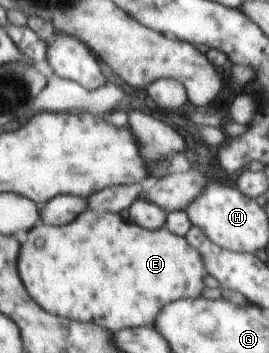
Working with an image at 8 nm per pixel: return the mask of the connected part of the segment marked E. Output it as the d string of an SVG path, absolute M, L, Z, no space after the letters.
M83 211L83 213L79 213L69 225L63 225L63 227L35 225L33 229L27 231L25 241L20 245L16 269L19 271L20 279L29 297L31 297L41 309L52 314L55 313L55 315L59 317L65 315L65 317L69 317L69 319L73 321L75 321L75 319L79 319L79 321L91 321L91 323L95 323L95 325L101 325L101 327L107 329L107 331L117 331L117 329L121 329L121 327L152 326L157 319L159 309L163 309L165 305L169 305L172 301L180 299L197 299L197 297L202 297L202 291L205 288L203 281L207 276L207 271L205 271L204 267L204 259L197 253L197 249L193 249L193 247L185 241L185 237L169 232L164 226L149 231L143 229L139 225L135 225L133 221L129 221L129 217L125 220L125 217L121 217L121 213L105 211Z

